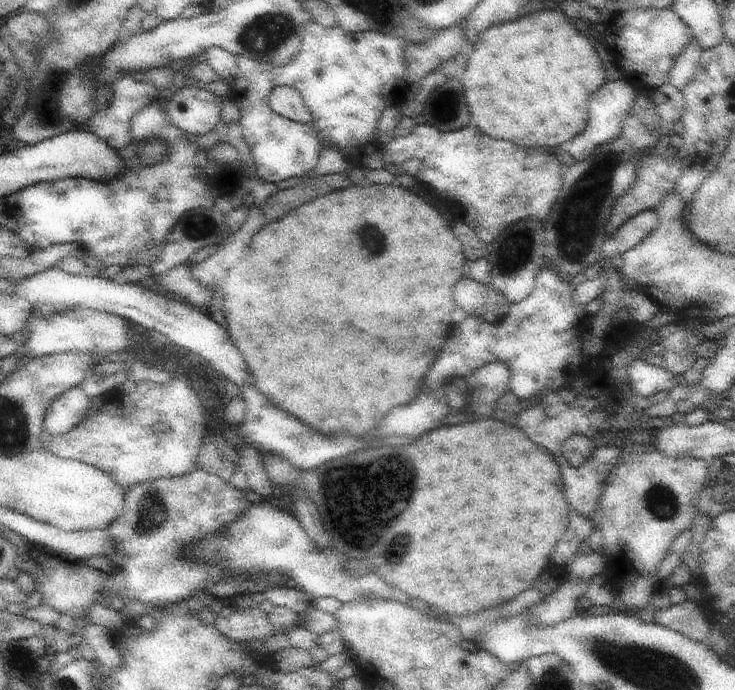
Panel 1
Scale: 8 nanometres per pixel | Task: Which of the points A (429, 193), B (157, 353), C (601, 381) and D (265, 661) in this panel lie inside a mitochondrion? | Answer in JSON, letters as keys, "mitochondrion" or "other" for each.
{"A":"other","B":"other","C":"other","D":"other"}

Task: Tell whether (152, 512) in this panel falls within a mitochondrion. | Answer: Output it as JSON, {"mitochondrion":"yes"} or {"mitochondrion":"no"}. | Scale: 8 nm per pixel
{"mitochondrion":"yes"}

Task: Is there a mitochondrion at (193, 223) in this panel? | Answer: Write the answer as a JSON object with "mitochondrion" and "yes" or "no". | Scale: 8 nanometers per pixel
{"mitochondrion":"yes"}

